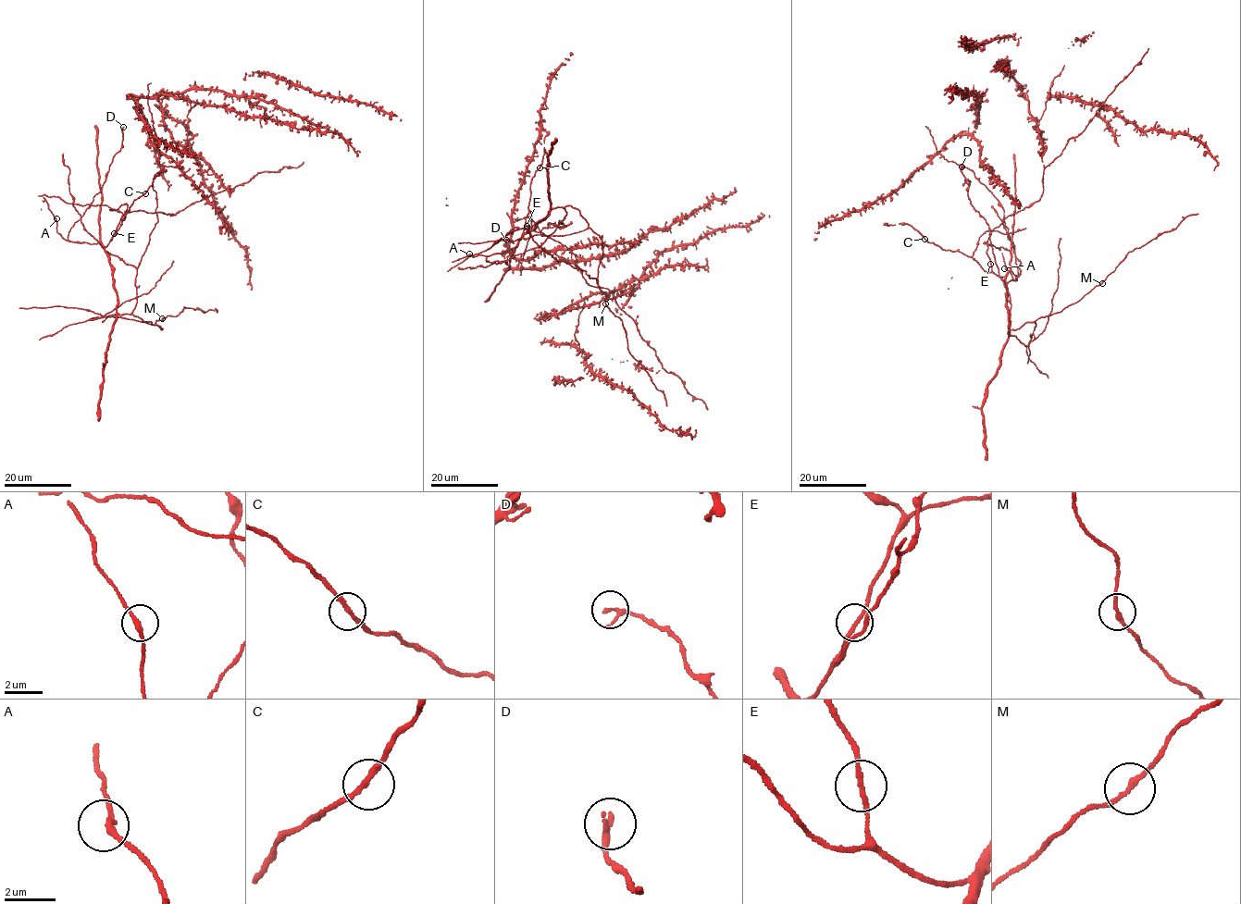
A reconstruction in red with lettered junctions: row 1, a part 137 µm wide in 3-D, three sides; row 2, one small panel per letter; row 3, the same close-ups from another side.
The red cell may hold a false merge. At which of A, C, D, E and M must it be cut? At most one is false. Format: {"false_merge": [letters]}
{"false_merge": []}

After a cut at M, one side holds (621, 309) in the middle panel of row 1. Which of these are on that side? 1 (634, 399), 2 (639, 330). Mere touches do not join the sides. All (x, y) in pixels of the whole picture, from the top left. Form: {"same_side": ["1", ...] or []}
{"same_side": ["1", "2"]}

